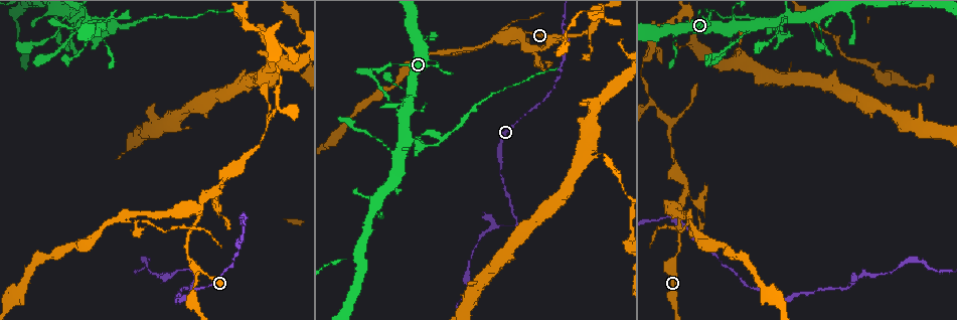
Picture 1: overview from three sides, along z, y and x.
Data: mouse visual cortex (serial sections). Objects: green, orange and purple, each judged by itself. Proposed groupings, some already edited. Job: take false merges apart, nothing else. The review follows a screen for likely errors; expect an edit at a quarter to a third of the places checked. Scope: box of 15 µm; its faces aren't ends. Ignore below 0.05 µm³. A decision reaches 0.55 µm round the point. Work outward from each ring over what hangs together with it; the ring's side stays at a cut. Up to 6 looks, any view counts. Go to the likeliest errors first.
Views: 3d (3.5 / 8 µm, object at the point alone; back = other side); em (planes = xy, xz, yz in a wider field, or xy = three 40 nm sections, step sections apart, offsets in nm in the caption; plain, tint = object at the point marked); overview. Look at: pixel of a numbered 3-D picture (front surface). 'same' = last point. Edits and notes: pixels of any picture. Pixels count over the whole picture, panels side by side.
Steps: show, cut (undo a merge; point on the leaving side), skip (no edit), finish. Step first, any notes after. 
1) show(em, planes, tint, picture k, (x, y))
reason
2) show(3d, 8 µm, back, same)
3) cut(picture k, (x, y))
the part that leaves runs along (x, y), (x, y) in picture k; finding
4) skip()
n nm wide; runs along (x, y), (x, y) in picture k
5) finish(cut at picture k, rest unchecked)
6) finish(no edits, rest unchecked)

show(3d, 3.5 µm, picture 1, (861, 273))
abrupt turn

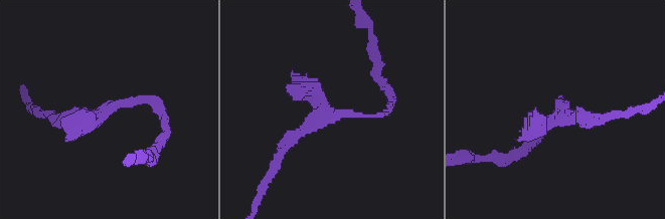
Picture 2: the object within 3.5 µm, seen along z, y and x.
show(em, planes, tint, picture 2, (105, 114))

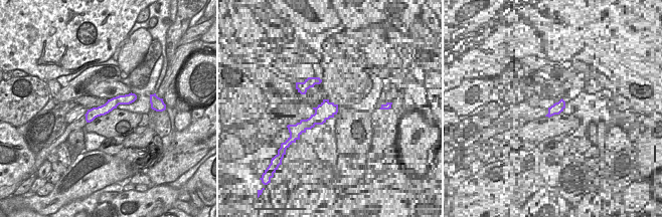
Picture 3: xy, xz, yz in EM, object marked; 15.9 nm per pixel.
skip()
runs along (389, 107), (380, 116), (319, 116), (282, 151) in picture 2; all the same cell

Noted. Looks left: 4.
show(3d, 8 µm, picture 1, (729, 35))
four or more arms meet

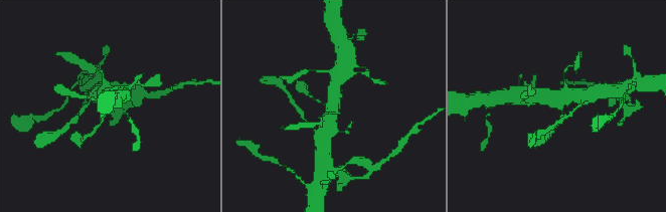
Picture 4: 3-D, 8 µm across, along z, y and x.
show(em, xy, step 1, tint, picture 4, (563, 107))
4 arms; arms of 100, 100, 500, 600 nm

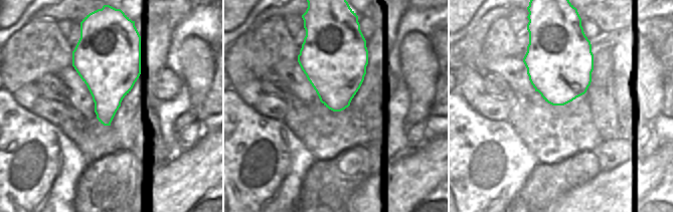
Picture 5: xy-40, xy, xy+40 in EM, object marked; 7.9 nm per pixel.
skip()
runs along (338, 80), (330, 122), (323, 136) in picture 4; one cell here

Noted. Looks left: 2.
show(3d, 3.5 µm, picture 1, (199, 269))
a narrow waist

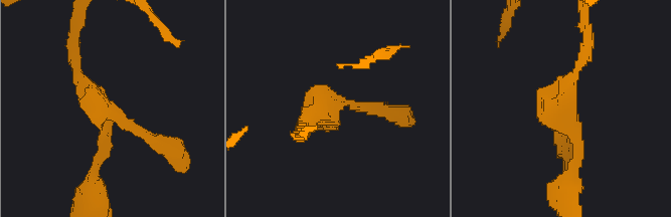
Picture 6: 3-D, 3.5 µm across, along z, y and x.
show(em, xy, step 3, tint, picture 6, (556, 109))
3 arms; arms of 200, 200, 200 nm

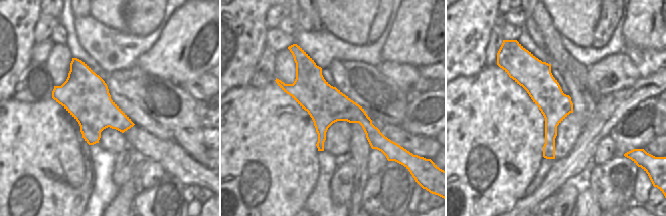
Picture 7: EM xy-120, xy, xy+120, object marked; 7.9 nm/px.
skip()
runs along (161, 143), (106, 109), (74, 56) in picture 6; one cell here

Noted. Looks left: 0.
finish(no edits, rest unchecked)

